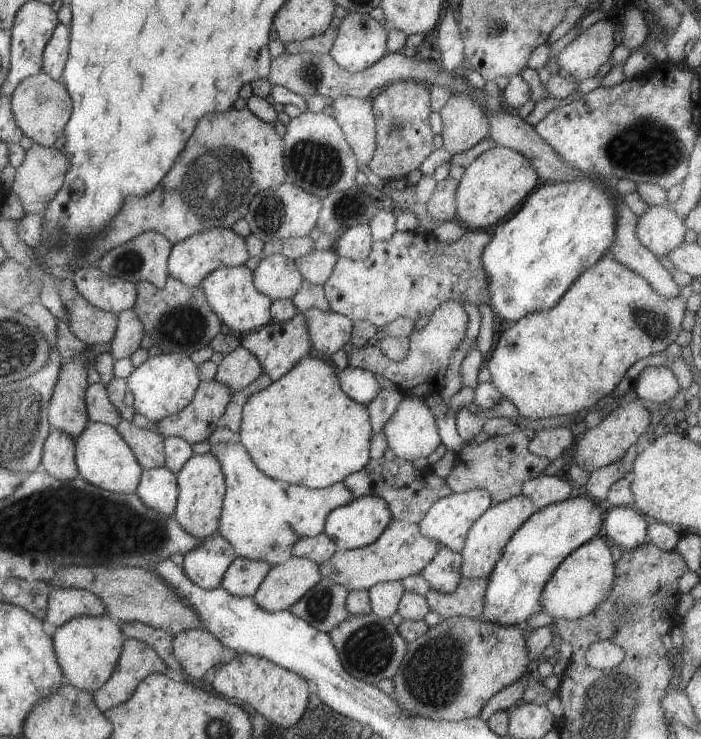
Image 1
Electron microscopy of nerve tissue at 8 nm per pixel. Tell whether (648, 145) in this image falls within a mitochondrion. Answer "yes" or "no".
yes

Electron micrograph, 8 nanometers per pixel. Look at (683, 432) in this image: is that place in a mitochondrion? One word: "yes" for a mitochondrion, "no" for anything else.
no

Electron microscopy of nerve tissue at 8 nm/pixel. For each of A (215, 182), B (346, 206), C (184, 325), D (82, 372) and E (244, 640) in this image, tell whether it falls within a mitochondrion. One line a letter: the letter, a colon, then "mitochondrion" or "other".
A: mitochondrion
B: mitochondrion
C: mitochondrion
D: other
E: other

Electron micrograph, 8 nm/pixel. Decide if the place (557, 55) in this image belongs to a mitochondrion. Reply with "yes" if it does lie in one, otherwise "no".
no

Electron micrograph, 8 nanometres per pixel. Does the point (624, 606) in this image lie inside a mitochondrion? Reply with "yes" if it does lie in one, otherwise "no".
yes

